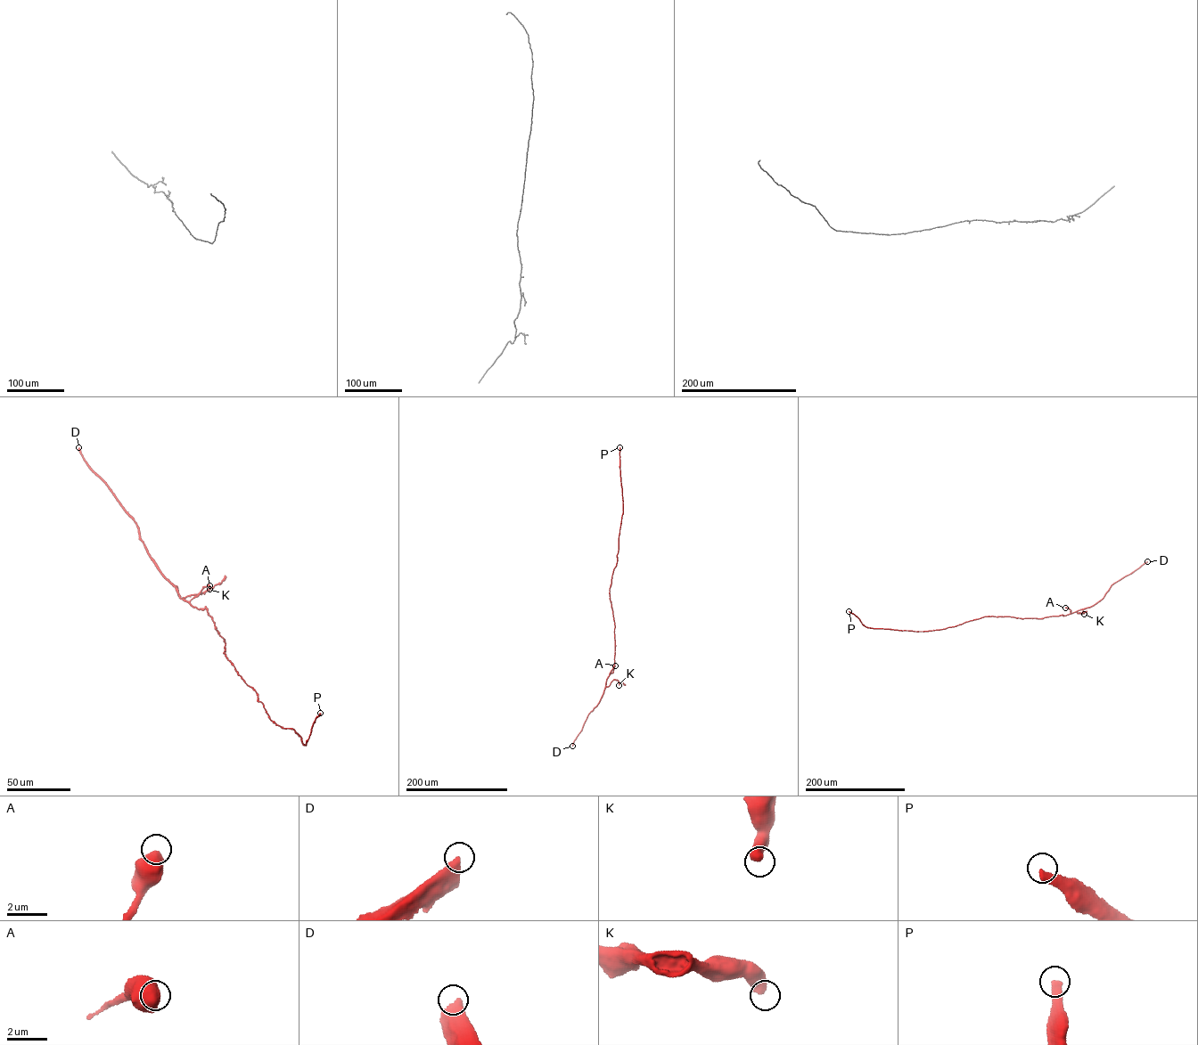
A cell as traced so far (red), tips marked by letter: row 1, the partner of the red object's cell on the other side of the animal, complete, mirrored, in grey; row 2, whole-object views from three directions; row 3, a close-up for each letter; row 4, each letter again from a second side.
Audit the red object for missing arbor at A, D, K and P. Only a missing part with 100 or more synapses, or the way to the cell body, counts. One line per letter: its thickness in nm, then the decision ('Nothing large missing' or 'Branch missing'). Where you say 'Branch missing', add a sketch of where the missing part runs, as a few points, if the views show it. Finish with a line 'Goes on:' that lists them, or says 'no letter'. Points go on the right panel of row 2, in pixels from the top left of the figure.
A: Thickness 650 nm. Nothing large missing
D: Thickness 600 nm. Nothing large missing
K: Thickness 500 nm. Nothing large missing
P: Thickness 400 nm. Branch missing. Course of what is missing: (849, 611), (830, 594), (827, 596), (811, 570), (806, 567)
Goes on: P

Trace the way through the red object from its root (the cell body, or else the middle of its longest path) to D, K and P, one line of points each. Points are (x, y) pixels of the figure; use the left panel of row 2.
D: (225, 645), (205, 608), (198, 608), (182, 599), (158, 568), (141, 538), (136, 524), (84, 460), (78, 447)
K: (225, 645), (205, 608), (198, 608), (182, 599), (175, 585), (183, 598), (209, 589)
P: (225, 645), (226, 657), (257, 693), (271, 721), (282, 728), (293, 729), (303, 745), (320, 713)

